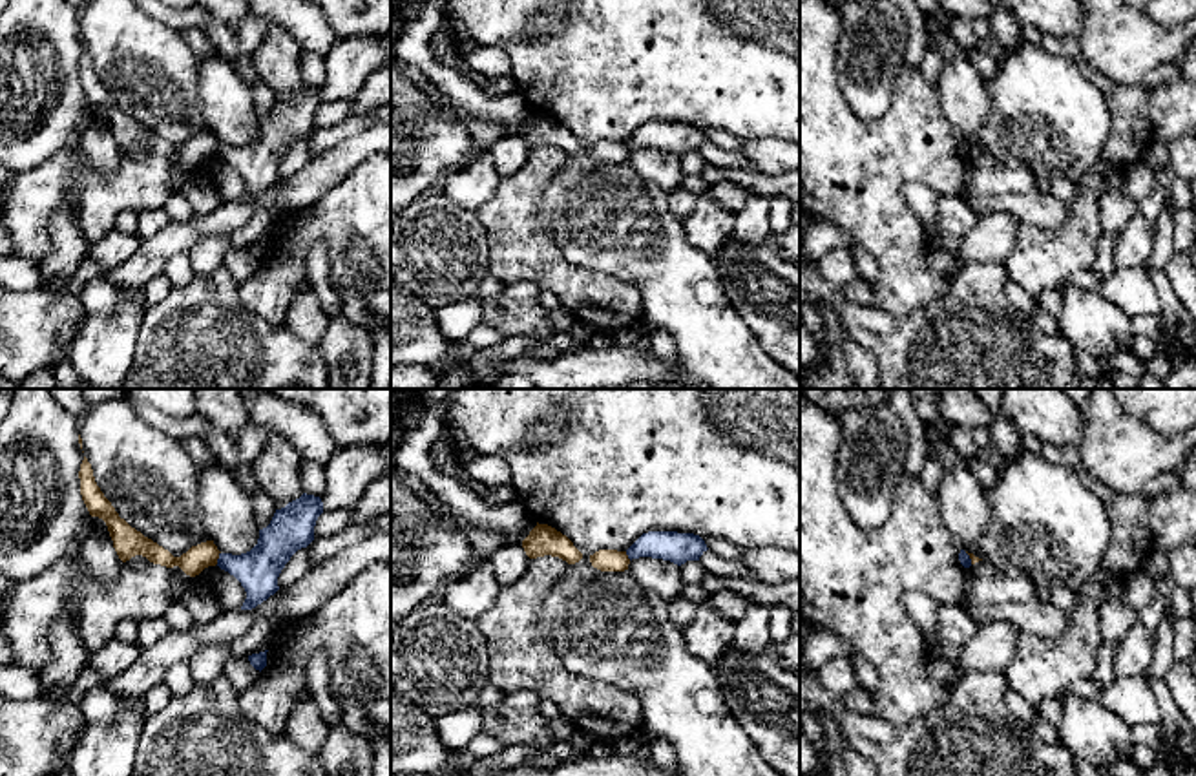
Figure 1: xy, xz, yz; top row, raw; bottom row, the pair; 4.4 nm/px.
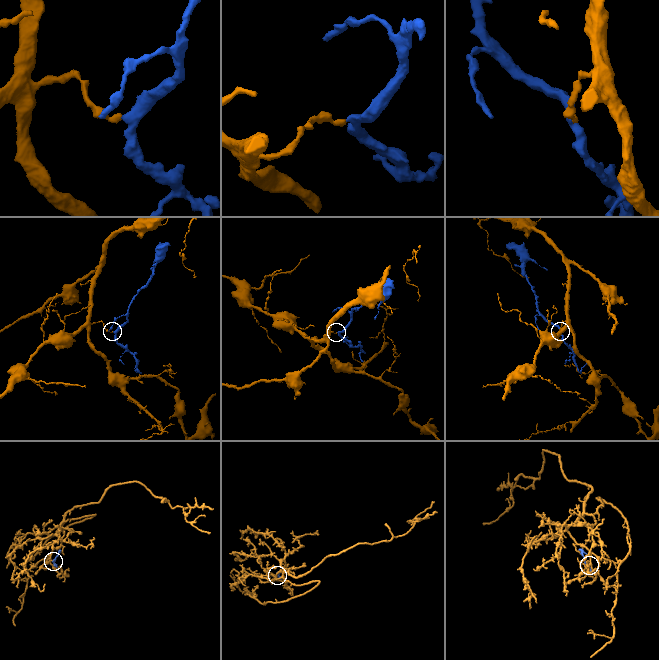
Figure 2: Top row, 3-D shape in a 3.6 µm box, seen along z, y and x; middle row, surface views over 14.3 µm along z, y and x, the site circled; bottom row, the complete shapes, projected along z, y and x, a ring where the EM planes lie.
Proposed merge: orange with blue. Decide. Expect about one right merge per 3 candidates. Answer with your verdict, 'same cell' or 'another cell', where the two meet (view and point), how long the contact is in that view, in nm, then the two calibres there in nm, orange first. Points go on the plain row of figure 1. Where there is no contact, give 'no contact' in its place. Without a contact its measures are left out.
another cell | xy (218, 148) | 60 nm | 110/190 nm

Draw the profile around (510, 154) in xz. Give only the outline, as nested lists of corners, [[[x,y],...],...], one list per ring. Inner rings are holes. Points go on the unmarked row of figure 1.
[[[509,135],[495,142],[488,152],[493,155],[495,168],[502,179],[519,172],[531,153],[520,135]]]

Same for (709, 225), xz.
[[[710,190],[698,195],[694,212],[683,219],[688,243],[707,257],[716,259],[723,243],[732,236],[736,214],[723,208]]]

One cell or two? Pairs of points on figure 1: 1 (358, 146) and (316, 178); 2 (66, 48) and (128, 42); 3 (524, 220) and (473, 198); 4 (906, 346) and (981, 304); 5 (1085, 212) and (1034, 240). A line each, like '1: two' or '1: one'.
1: one
2: two
3: two
4: one
5: one

